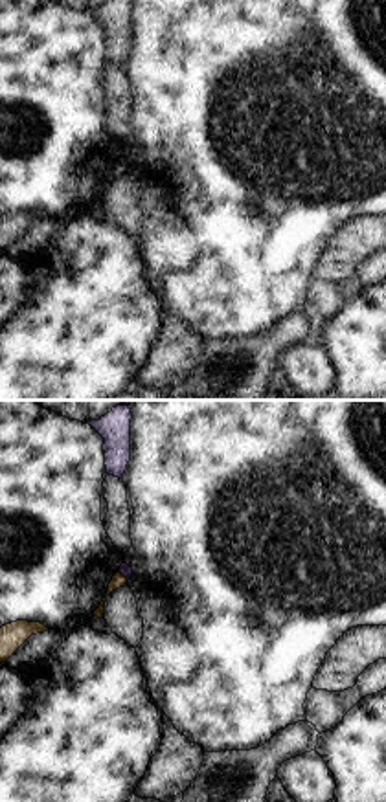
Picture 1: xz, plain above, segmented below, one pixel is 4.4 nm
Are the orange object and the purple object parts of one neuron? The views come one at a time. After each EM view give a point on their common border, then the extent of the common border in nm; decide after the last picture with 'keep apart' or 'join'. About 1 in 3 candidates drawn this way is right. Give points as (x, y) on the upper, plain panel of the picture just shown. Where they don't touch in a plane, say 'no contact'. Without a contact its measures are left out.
meets orange at (124, 166); contact 70 nm long

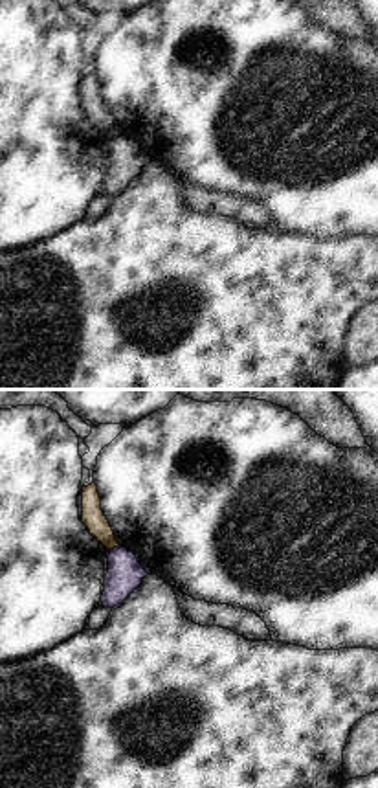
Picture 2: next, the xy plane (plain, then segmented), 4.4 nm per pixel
meets orange at (114, 135); contact 50 nm long

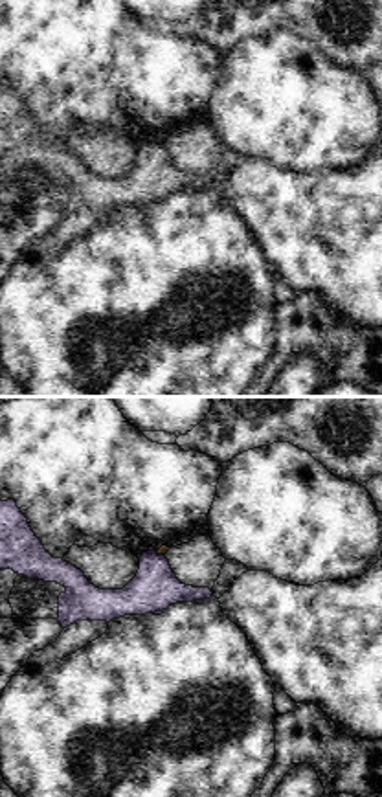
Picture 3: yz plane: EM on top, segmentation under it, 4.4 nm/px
meets orange at (160, 142); contact 50 nm long

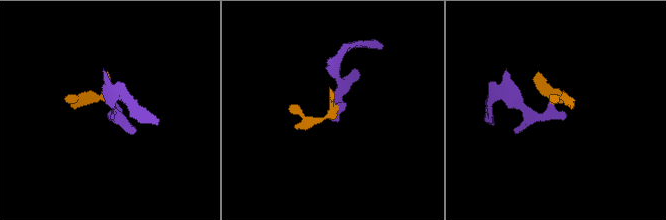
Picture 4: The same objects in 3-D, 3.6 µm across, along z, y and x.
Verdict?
keep apart

